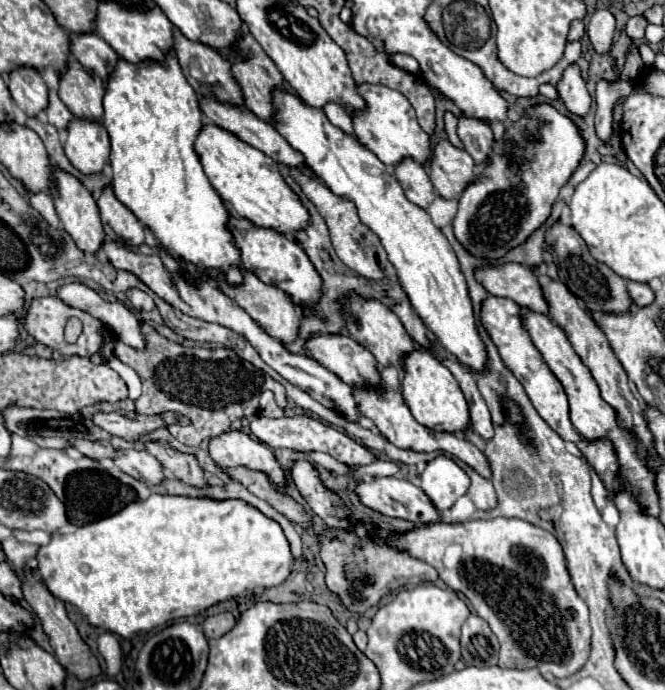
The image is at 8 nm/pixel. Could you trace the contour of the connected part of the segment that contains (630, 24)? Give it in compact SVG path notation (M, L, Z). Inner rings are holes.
M641 15L631 17L631 19L627 21L627 35L629 35L633 41L643 39L643 37L645 37L645 27L647 27L645 17L641 17Z

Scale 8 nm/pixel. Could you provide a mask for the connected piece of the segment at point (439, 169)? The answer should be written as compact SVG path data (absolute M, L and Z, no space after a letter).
M441 139L433 147L429 179L443 199L457 199L461 191L475 179L475 161L465 149Z

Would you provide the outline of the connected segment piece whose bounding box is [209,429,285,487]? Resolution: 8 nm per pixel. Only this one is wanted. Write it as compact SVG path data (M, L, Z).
M227 429L221 435L213 437L209 441L209 455L221 467L245 465L249 469L267 473L277 487L285 485L283 467L275 461L271 449L243 431Z

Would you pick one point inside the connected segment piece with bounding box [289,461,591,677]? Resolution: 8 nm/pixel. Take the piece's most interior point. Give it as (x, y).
(514, 574)

